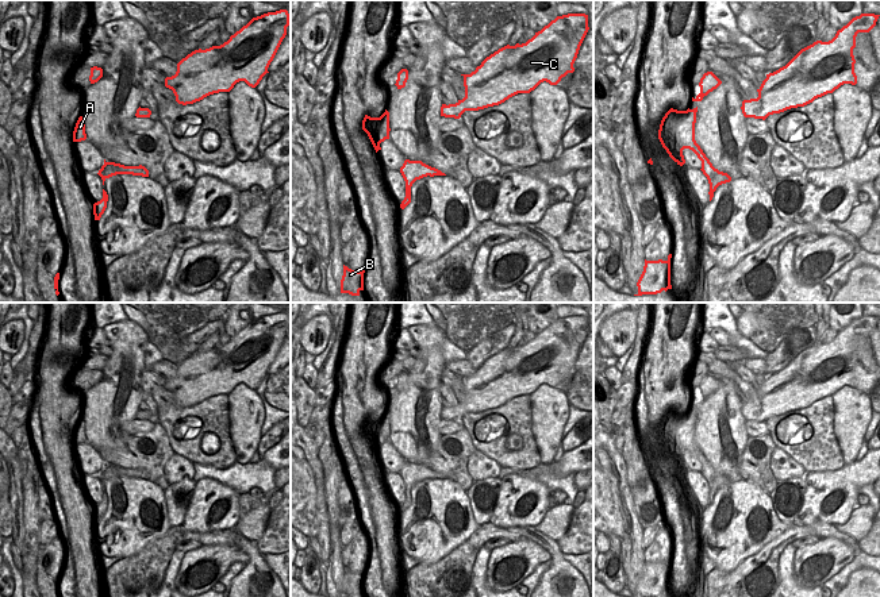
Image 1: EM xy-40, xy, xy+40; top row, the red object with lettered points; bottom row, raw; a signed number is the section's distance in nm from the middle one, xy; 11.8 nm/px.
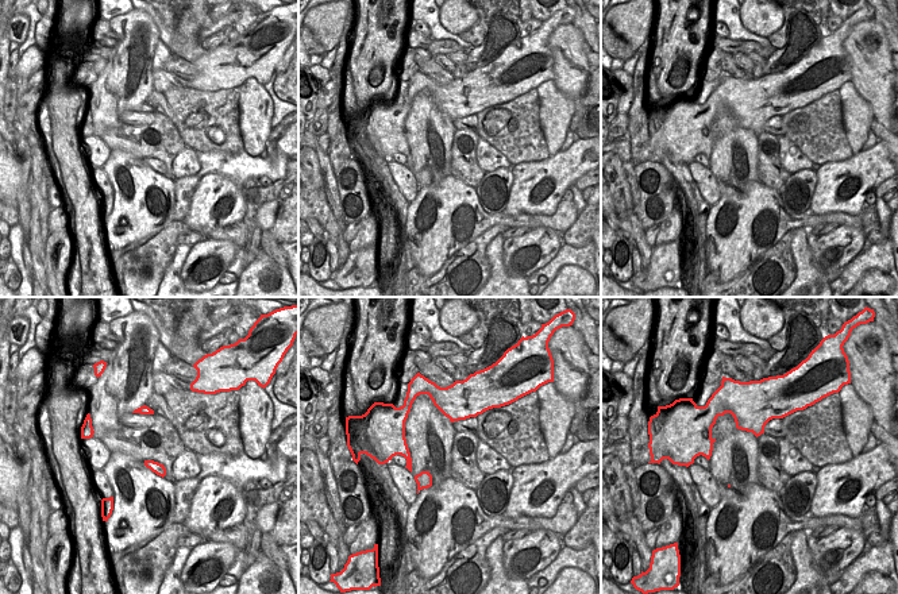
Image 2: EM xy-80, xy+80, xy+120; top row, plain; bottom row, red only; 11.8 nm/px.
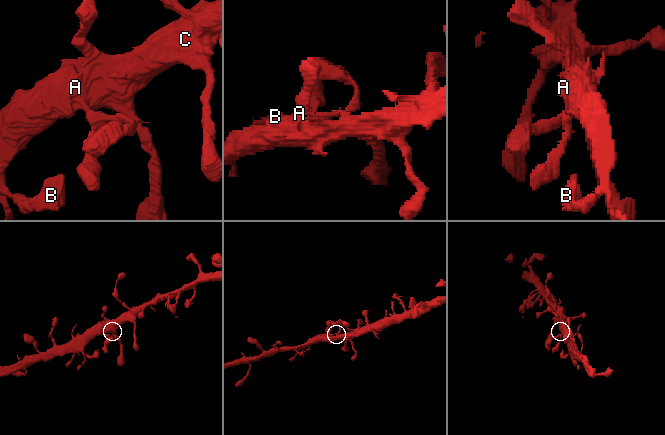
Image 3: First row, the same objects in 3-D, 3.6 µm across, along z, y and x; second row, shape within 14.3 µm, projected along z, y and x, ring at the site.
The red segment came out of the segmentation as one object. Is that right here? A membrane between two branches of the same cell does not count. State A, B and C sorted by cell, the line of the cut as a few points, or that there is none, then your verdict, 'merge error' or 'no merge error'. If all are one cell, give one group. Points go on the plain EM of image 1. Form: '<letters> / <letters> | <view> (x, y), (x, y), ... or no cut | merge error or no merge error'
A B C | no cut | no merge error

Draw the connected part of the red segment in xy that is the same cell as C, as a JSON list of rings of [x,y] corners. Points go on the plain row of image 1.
[[[568,316],[557,319],[526,346],[499,351],[474,374],[461,377],[465,400],[456,407],[442,407],[441,419],[460,421],[465,413],[484,412],[499,408],[518,396],[530,396],[543,384],[557,388],[562,380],[575,374],[573,366],[588,332],[588,317]]]

